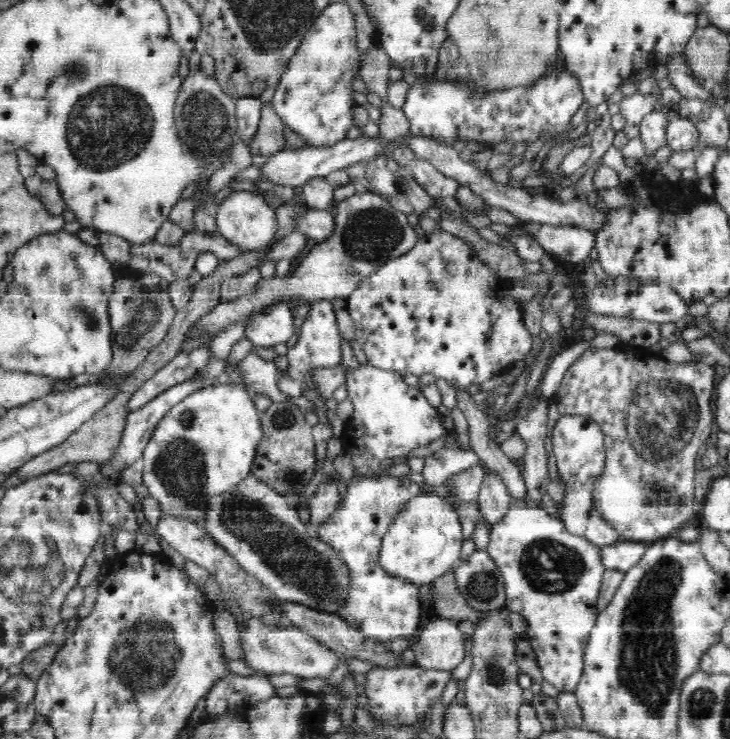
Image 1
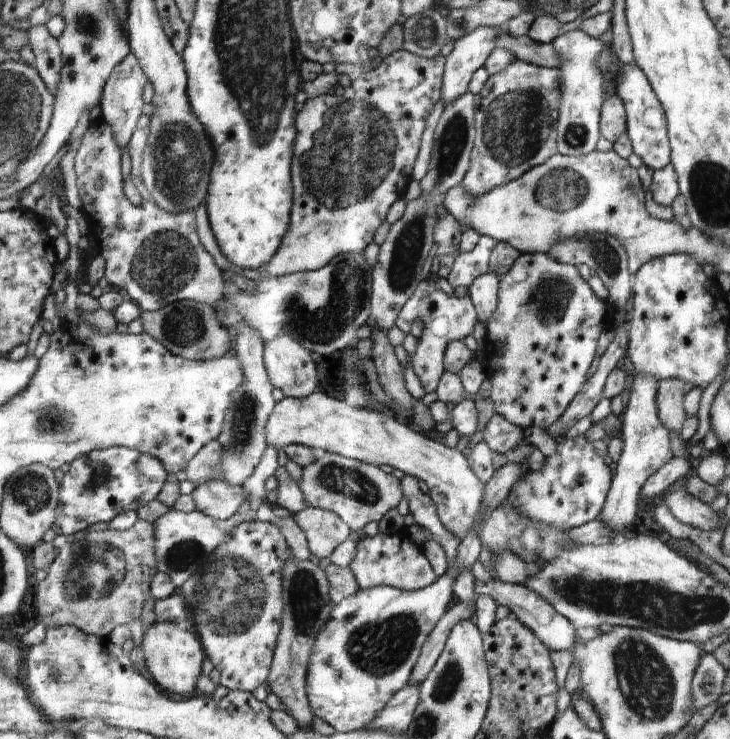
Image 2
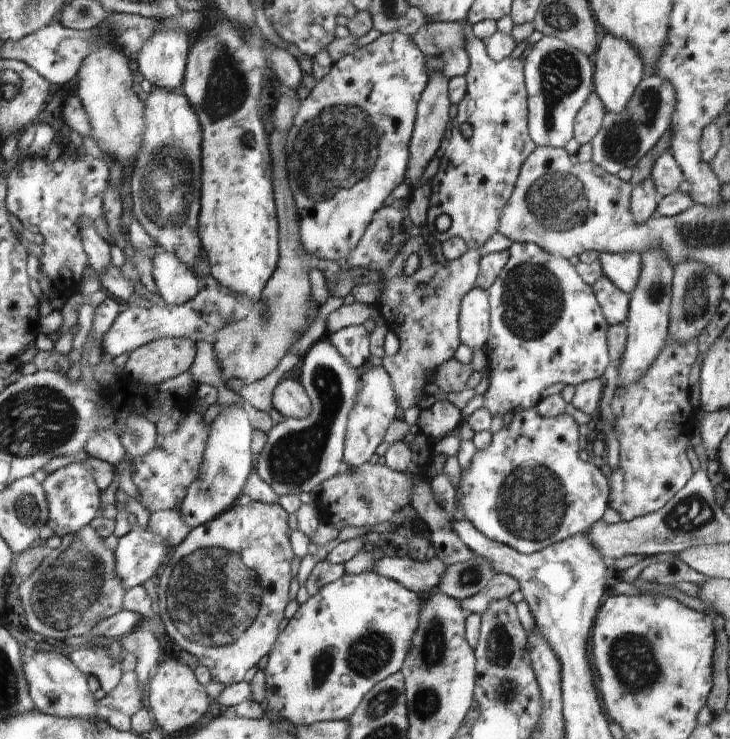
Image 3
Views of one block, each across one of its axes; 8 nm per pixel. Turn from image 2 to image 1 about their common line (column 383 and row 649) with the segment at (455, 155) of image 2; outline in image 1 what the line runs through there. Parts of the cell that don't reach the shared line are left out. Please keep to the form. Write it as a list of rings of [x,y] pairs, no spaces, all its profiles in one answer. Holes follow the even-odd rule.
[[[245,613],[244,616],[246,625],[241,629],[238,628],[240,644],[244,649],[244,661],[254,671],[267,675],[291,674],[302,679],[318,678],[321,680],[330,677],[343,659],[328,646],[318,643],[305,630],[294,624],[268,630],[258,618]]]

